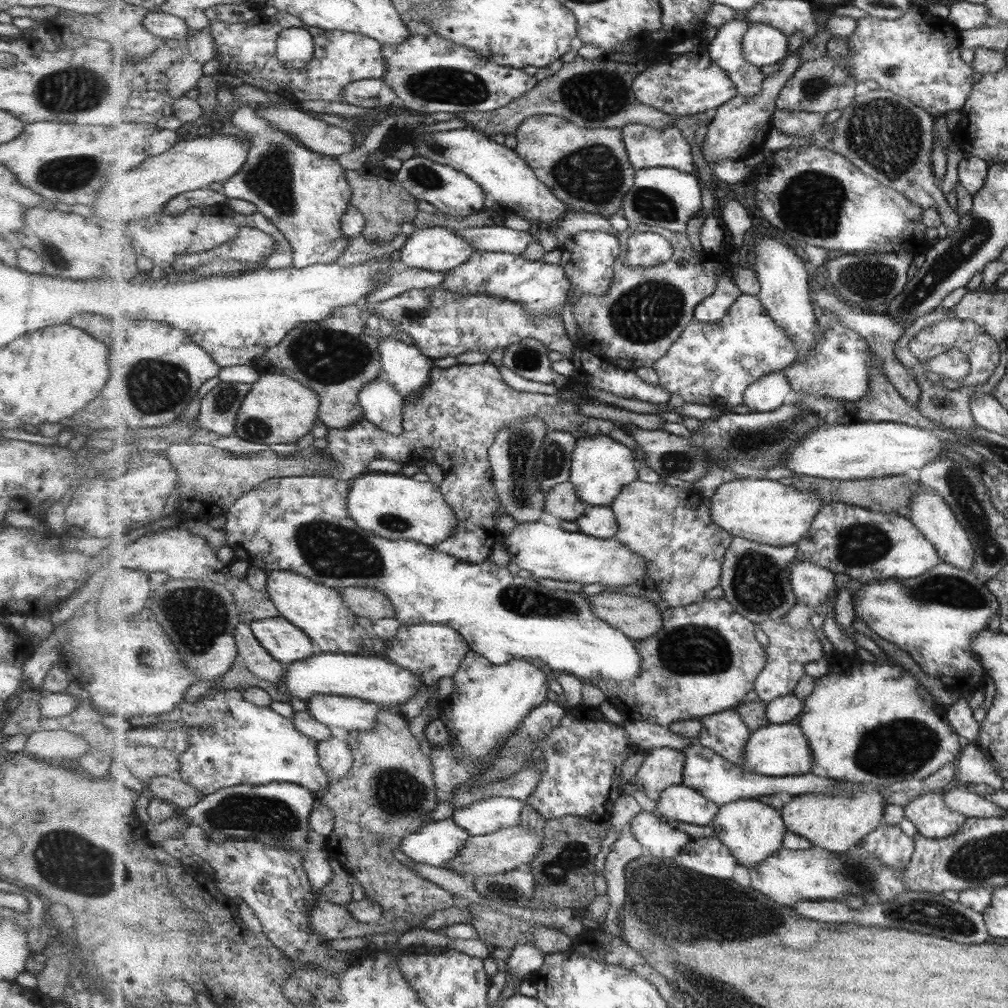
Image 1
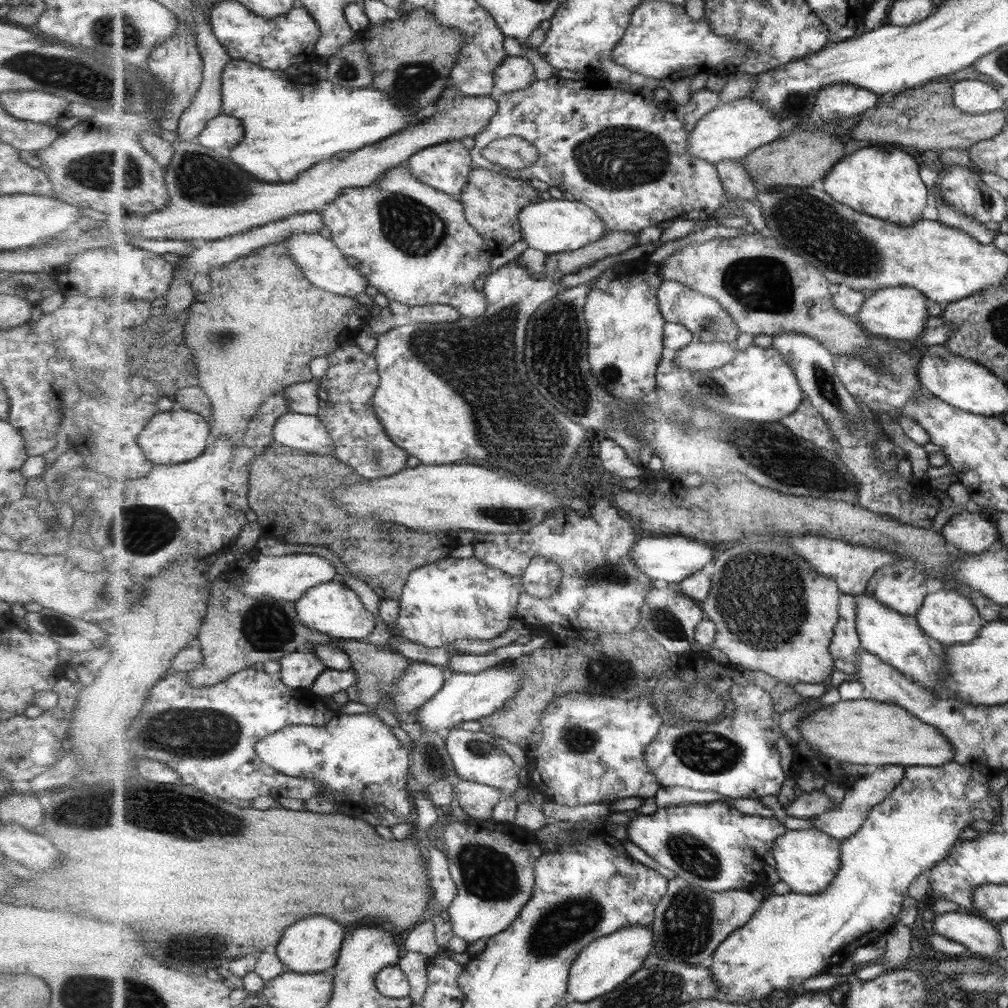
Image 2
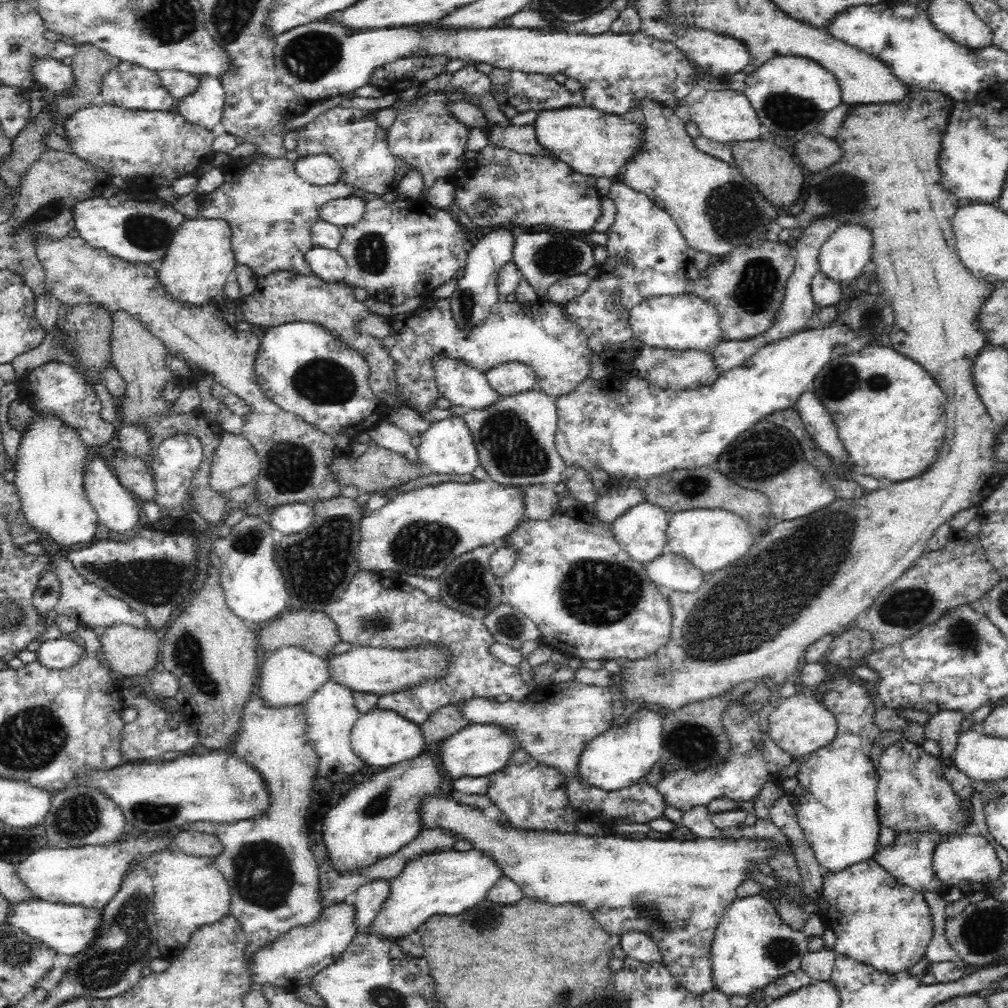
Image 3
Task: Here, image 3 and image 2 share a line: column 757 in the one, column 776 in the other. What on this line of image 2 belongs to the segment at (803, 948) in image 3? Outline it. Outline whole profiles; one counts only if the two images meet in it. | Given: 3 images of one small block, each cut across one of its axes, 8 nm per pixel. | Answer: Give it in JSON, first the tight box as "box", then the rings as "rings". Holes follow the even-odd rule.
{"box":[709,761,1002,1005],"rings":[[[957,761],[947,762],[943,766],[910,766],[907,767],[903,780],[899,783],[897,788],[893,789],[893,792],[889,797],[878,806],[873,808],[873,811],[869,814],[867,821],[863,824],[863,827],[854,836],[847,838],[841,842],[842,844],[842,866],[837,874],[837,877],[831,882],[831,886],[828,886],[823,892],[819,894],[799,894],[789,893],[785,895],[769,893],[769,897],[763,901],[761,910],[755,913],[755,916],[747,923],[747,925],[739,928],[736,932],[731,934],[730,938],[727,938],[721,945],[717,947],[713,957],[713,963],[709,967],[711,974],[713,974],[713,980],[719,982],[721,990],[723,990],[721,999],[732,1001],[733,1003],[747,1003],[756,1005],[758,1000],[771,996],[775,990],[789,990],[789,988],[800,989],[804,982],[811,977],[821,975],[821,972],[831,964],[837,965],[843,962],[855,949],[859,947],[872,945],[876,938],[886,936],[891,930],[893,930],[896,922],[898,921],[899,914],[903,910],[903,902],[909,895],[911,884],[917,880],[923,872],[927,870],[931,871],[933,867],[938,865],[939,862],[946,860],[951,850],[955,848],[959,842],[963,841],[961,838],[961,832],[965,828],[973,828],[974,822],[979,820],[995,821],[1002,812],[1002,796],[1000,792],[993,792],[989,788],[989,778],[991,776],[983,773],[982,770],[973,769],[973,766],[969,764],[961,764]]]}

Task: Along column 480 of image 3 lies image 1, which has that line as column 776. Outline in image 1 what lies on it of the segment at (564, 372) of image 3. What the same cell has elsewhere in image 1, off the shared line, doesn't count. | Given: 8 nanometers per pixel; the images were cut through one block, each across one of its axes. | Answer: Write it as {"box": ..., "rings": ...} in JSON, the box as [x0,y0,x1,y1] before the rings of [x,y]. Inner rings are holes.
{"box":[654,293,798,409],"rings":[[[743,293],[719,323],[691,322],[667,355],[655,364],[654,370],[660,378],[659,385],[669,390],[671,395],[680,395],[685,402],[711,405],[718,409],[725,408],[727,404],[744,404],[746,391],[751,384],[777,370],[792,368],[798,362],[797,346],[779,323],[771,318],[758,295]]]}

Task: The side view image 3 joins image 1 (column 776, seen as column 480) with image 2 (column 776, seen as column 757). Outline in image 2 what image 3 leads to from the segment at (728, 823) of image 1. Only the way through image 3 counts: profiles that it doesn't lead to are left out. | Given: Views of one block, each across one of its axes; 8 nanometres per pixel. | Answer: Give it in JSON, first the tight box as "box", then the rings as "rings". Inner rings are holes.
{"box":[772,827,842,895],"rings":[[[815,827],[810,830],[789,829],[775,842],[772,854],[780,880],[787,882],[793,893],[810,895],[823,892],[831,886],[842,866],[841,842]]]}

